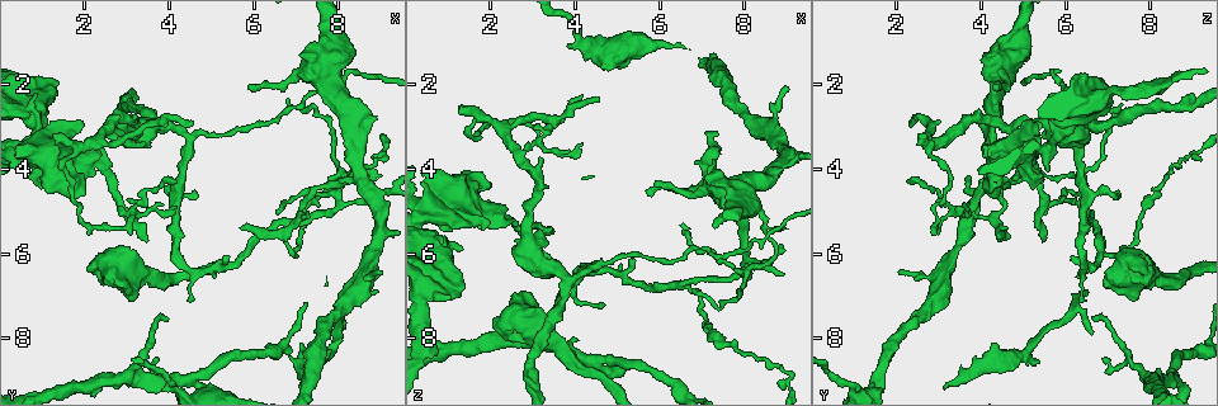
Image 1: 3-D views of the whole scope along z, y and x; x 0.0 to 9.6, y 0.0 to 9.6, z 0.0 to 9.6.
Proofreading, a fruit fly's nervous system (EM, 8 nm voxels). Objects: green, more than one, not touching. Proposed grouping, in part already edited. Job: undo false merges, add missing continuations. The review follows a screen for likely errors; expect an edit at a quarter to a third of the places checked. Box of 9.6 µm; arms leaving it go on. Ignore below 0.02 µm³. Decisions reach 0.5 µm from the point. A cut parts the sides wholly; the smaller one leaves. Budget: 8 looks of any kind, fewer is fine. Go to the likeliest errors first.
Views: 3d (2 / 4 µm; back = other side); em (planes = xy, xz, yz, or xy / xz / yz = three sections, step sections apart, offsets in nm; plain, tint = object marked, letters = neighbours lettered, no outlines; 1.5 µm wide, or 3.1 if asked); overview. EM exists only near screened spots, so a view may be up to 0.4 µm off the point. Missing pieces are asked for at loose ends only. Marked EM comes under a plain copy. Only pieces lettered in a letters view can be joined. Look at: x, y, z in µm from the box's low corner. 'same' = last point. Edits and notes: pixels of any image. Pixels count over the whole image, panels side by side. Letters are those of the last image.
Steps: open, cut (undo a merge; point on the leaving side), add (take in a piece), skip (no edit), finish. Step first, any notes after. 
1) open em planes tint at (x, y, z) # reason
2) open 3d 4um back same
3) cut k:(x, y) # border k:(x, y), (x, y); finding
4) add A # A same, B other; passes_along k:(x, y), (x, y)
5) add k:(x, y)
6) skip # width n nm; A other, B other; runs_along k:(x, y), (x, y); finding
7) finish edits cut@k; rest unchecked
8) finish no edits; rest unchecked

open em planes tint at (7.10, 8.80, 3.80) # thick turns thin

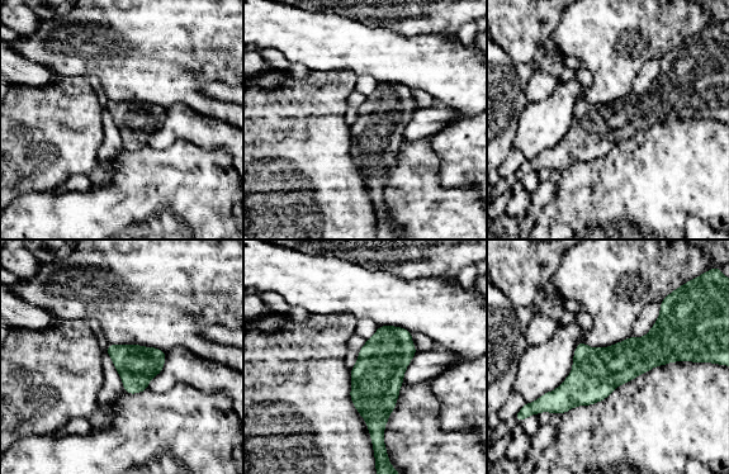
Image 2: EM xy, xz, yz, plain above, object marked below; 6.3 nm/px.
open em planes letters same

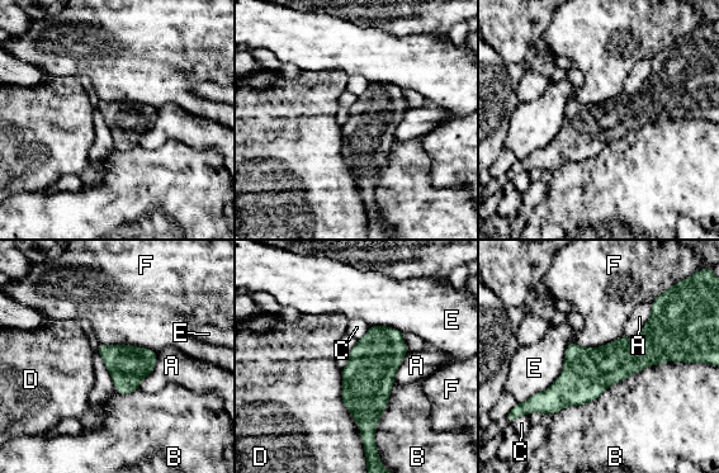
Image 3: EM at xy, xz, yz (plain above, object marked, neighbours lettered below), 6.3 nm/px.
skip # longest_contact B 1000 nm; A other, B other, C other, D other, E other, F other; all the same neuron

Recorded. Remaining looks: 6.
open em xz step 8 letters at (2.65, 6.75, 6.95) # an open end

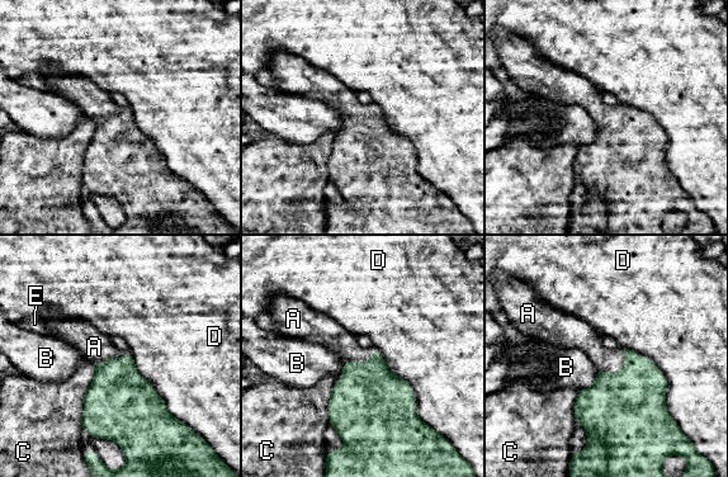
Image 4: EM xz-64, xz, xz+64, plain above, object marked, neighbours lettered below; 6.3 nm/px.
open em planes letters same # another direction

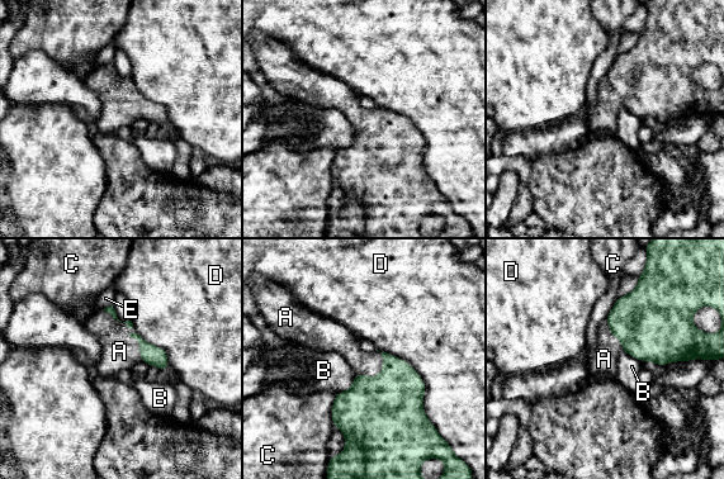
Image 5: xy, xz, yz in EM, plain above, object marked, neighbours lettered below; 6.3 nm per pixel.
add A # A same, B other, C other, D other, E other; passes_along 5:(382, 415), (378, 375), (370, 364); it goes on there

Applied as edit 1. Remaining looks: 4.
open overview # redraw

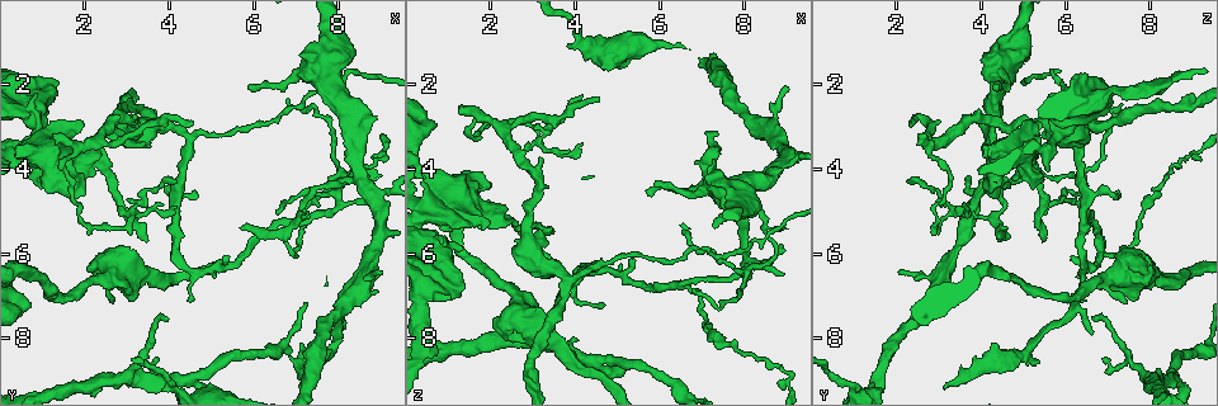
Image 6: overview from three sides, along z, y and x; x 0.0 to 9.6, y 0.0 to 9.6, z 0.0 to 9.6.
open 3d 4um at (8.25, 4.25, 6.35) # sharp bend

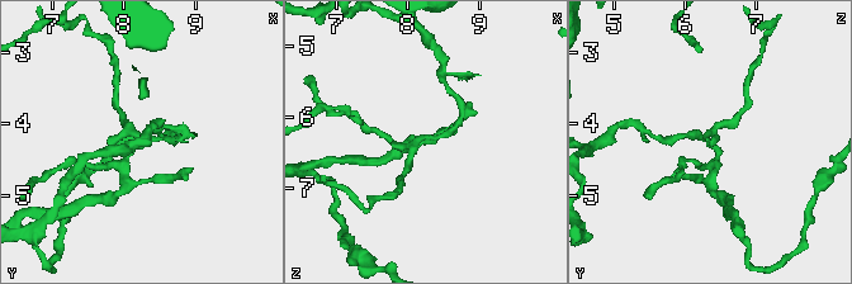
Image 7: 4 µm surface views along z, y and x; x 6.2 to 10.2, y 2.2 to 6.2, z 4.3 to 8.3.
open em yz step 4 tint at (8.20, 4.20, 6.30)

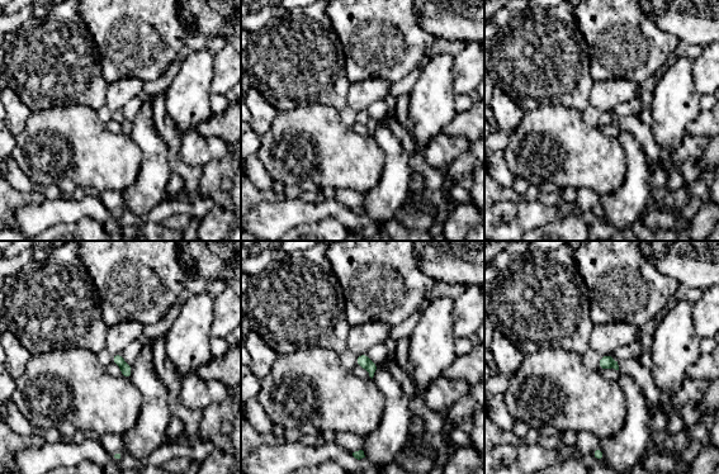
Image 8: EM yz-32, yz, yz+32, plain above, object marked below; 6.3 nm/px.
open em planes letters same

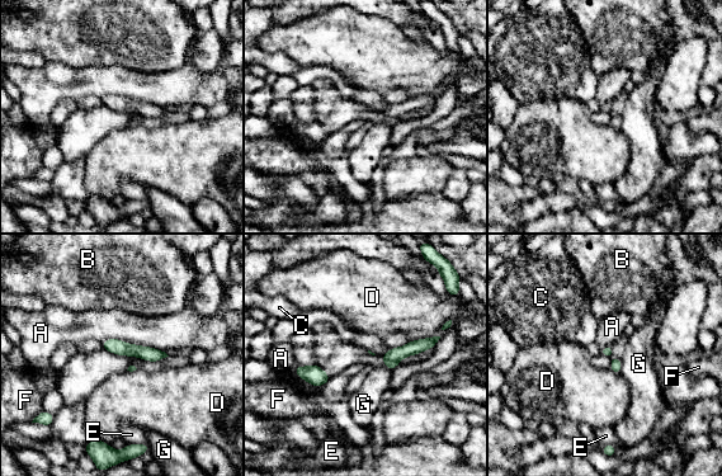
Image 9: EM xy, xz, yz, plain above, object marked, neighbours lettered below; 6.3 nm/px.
cut 9:(391, 364) # width 70 nm; A other, B other, C other, D other, E other, F other, G other; border 9:(385, 358), (397, 362); a second neuron is stuck on

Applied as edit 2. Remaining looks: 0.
finish edits add@5, cut@9; rest unchecked

